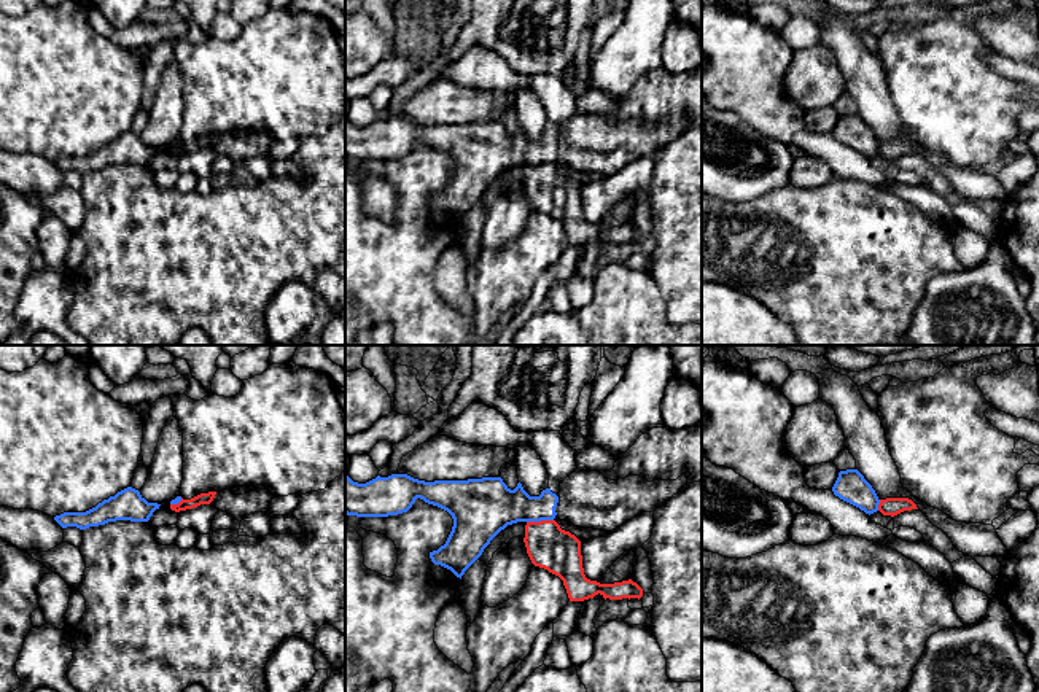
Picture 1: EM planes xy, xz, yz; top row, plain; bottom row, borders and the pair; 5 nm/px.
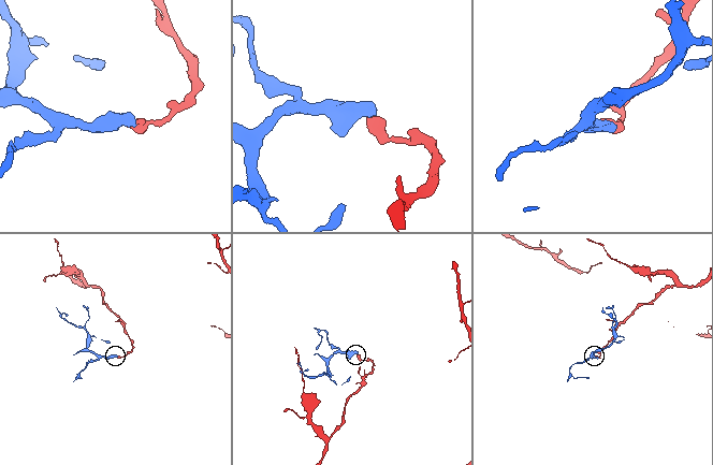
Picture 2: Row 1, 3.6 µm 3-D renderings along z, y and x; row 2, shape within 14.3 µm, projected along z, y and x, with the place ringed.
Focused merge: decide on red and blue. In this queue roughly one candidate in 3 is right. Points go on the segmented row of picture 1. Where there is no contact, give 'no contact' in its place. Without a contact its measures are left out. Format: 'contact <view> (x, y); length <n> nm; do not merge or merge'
contact xz (541, 520); length 140 nm; do not merge

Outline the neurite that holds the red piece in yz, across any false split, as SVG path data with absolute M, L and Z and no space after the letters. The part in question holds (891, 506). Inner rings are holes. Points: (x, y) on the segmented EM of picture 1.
M886 498L886 500L880 500L880 504L878 504L878 511L883 515L891 515L891 517L894 517L904 511L912 511L912 509L918 509L918 507L909 498Z

